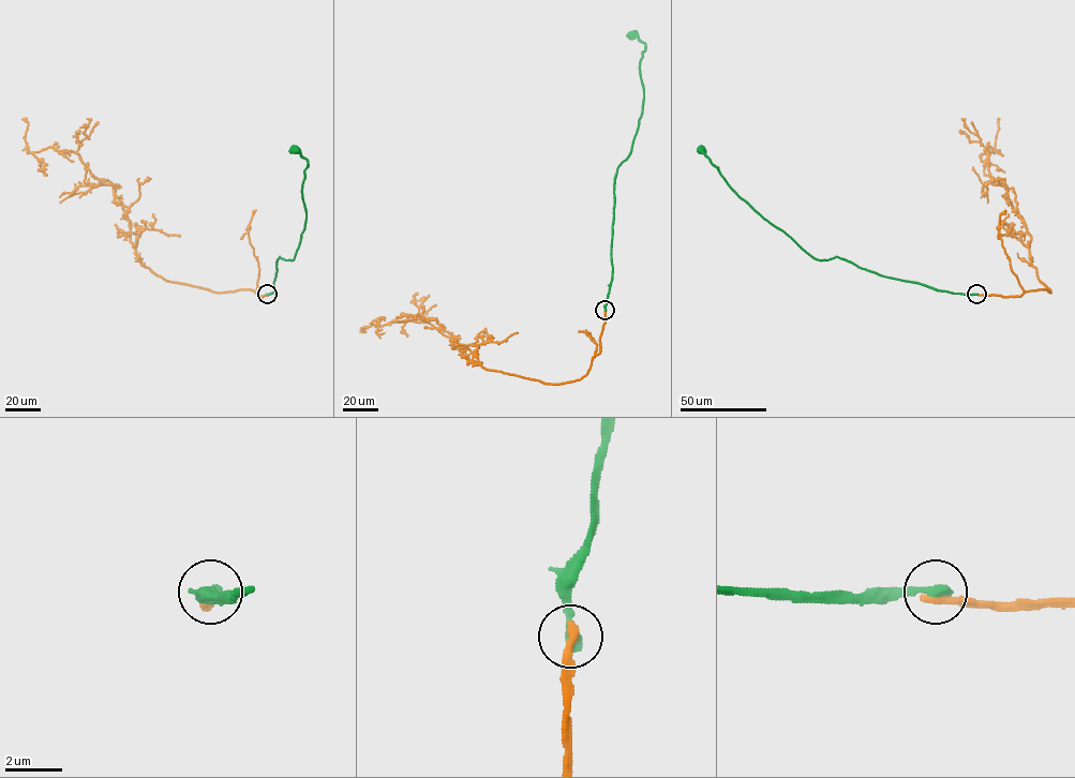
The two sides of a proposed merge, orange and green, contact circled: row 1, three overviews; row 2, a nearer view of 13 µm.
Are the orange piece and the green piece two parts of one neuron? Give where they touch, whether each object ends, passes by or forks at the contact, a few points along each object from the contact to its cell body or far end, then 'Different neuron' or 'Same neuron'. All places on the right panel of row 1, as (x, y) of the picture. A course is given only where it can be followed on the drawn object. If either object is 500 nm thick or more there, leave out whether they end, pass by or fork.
Place: (976, 294). At the ring orange ends. At the ring green ends. Course of orange: (976, 295), (1050, 292), (1031, 264), (1031, 236), (1013, 189), (989, 173), (999, 119). Course of green: (976, 294), (937, 290), (915, 282), (880, 275), (837, 257), (814, 258), (744, 200), (701, 150). Different neuron

